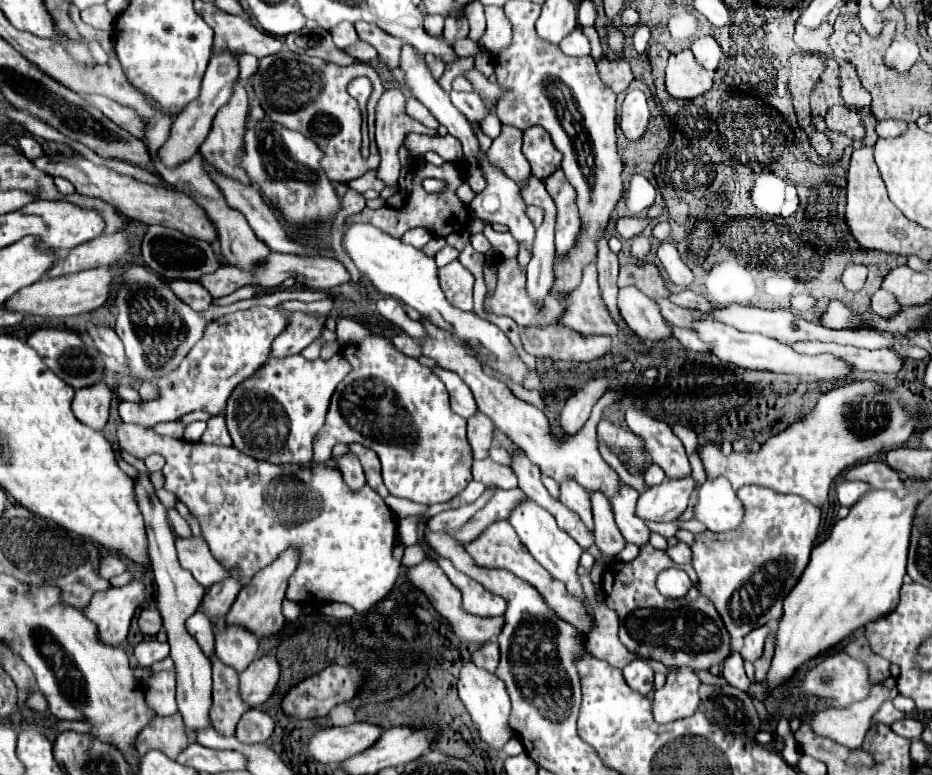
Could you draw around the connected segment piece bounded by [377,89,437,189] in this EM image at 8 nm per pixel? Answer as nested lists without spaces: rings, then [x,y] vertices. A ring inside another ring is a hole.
[[[387,89],[377,109],[377,147],[381,153],[377,179],[381,179],[385,187],[393,187],[393,189],[399,187],[397,181],[401,167],[399,167],[397,151],[403,145],[403,137],[411,131],[430,136],[437,135],[435,129],[429,129],[419,121],[407,117],[405,93],[401,89]]]

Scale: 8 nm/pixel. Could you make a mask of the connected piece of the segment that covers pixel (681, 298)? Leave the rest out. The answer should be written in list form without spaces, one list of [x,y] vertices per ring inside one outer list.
[[[685,289],[685,291],[681,291],[681,293],[673,293],[669,299],[671,299],[675,305],[695,307],[695,309],[705,311],[705,313],[711,313],[711,311],[717,309],[713,303],[709,303],[709,299],[705,299],[703,295],[695,293],[695,291],[691,291],[691,289]]]

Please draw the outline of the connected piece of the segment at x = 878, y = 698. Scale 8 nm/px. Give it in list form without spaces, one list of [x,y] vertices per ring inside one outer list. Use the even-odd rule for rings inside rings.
[[[889,677],[887,681],[875,685],[875,689],[871,689],[871,697],[867,697],[867,701],[859,701],[855,705],[851,705],[851,709],[825,709],[825,711],[817,711],[813,715],[807,715],[801,719],[801,723],[807,723],[813,733],[821,735],[821,737],[829,737],[845,747],[859,747],[869,731],[871,725],[871,713],[875,713],[875,709],[879,709],[879,705],[883,703],[883,697],[887,699],[895,699],[897,695],[897,687],[895,687],[895,679]]]

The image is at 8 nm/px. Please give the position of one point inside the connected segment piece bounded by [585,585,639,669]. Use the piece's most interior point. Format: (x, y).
(603, 642)

